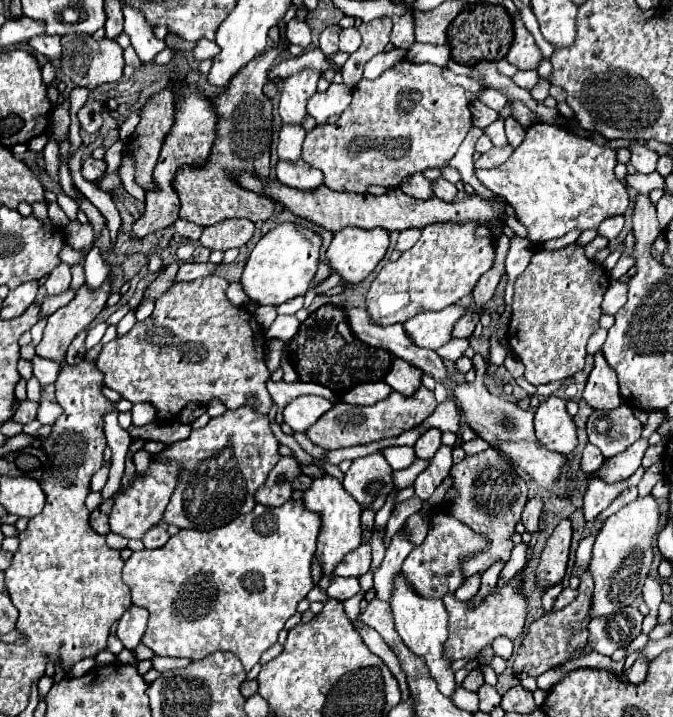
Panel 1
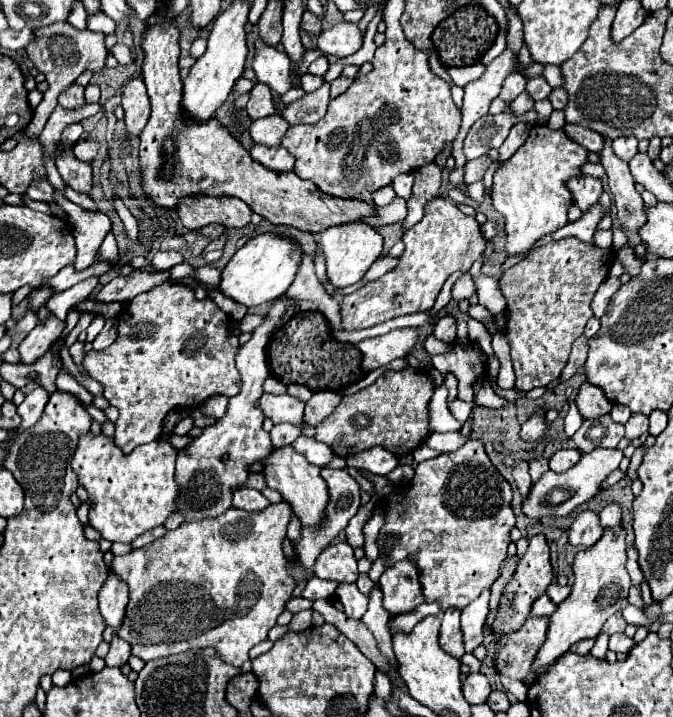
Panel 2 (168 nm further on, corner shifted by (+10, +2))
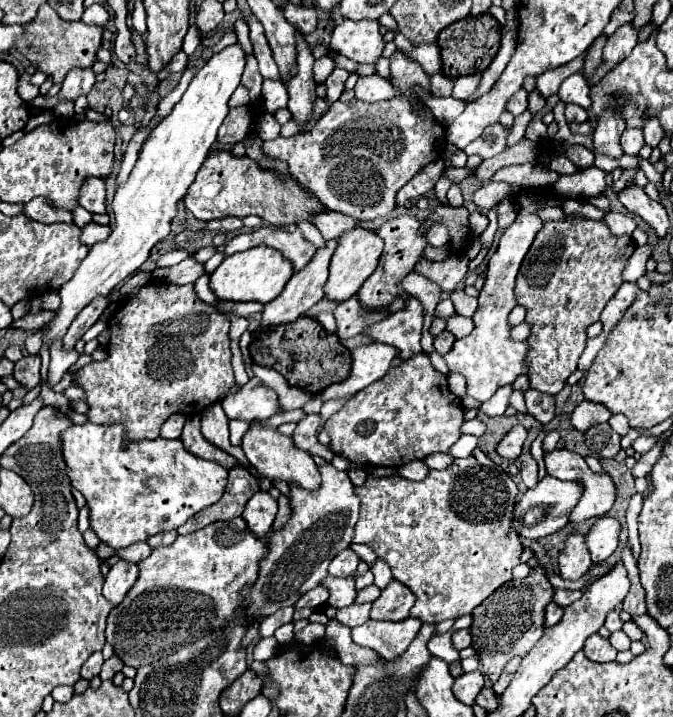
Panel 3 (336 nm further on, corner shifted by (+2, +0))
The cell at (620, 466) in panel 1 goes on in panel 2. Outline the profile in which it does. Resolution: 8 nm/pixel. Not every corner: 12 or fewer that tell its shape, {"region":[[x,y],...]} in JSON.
{"region":[[594,450],[546,472],[522,502],[530,518],[566,516],[602,490],[622,450]]}

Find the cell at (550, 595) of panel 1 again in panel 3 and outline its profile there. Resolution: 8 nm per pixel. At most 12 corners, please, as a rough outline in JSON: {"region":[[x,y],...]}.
{"region":[[550,602],[546,608],[546,626],[562,620],[564,608]]}

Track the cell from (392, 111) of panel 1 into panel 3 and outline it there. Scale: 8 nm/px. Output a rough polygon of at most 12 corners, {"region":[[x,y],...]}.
{"region":[[390,58],[388,102],[334,102],[268,156],[326,210],[374,220],[442,158],[416,118],[420,64]]}

